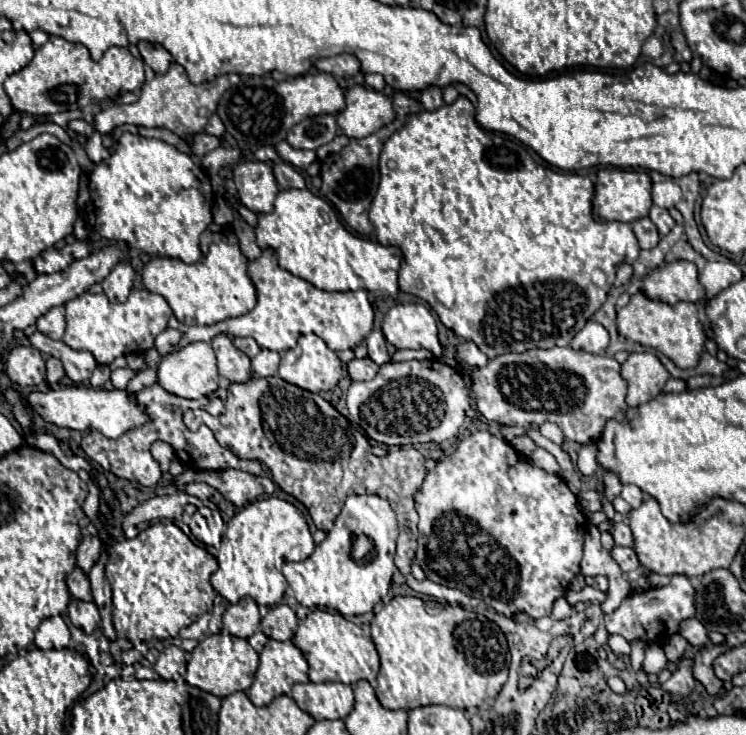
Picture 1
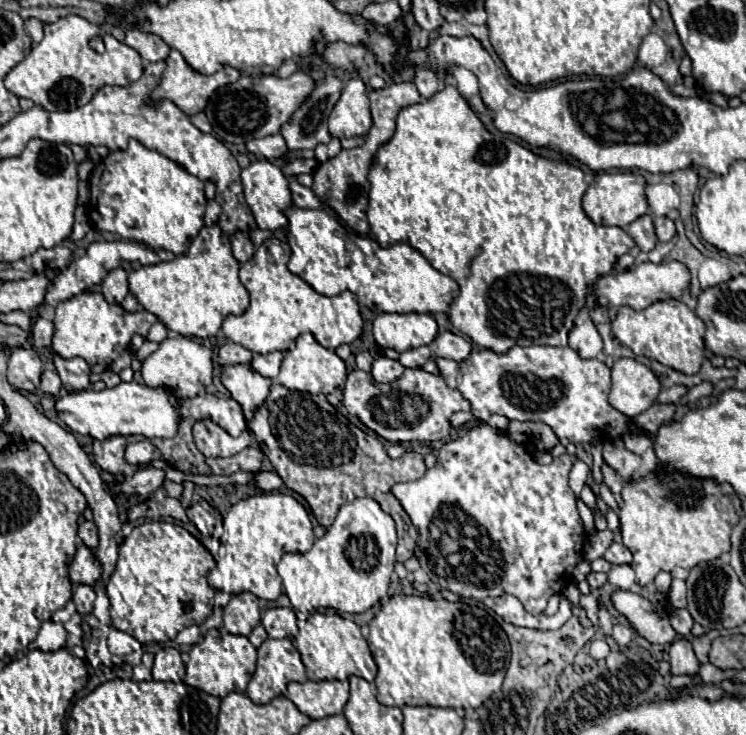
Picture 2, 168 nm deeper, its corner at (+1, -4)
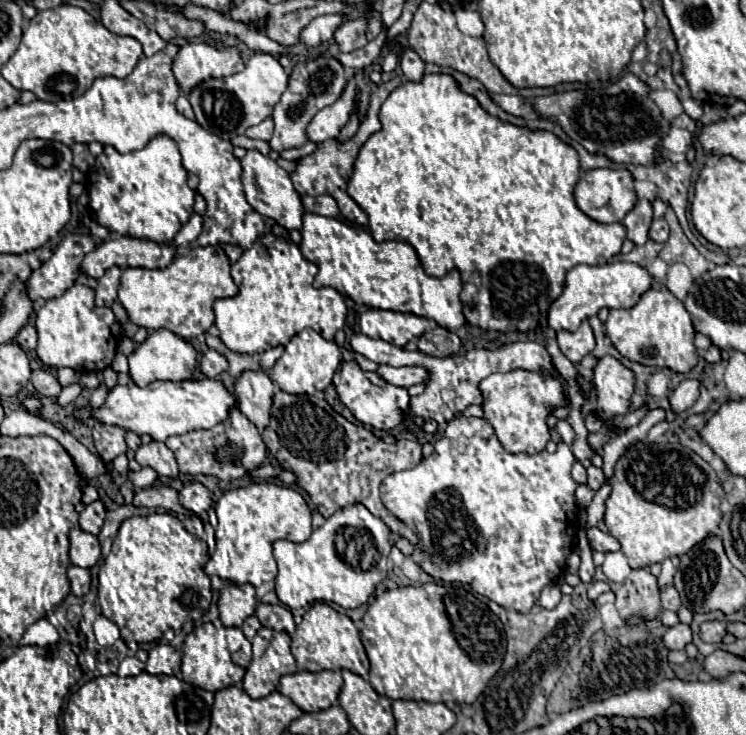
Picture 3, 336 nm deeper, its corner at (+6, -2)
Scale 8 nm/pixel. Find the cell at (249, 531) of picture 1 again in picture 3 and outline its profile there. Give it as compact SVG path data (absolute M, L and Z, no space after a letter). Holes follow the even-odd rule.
M251 483L241 489L227 491L215 505L217 511L217 549L211 554L204 567L205 573L233 581L251 583L259 587L265 581L277 577L277 567L273 565L271 545L279 539L293 543L303 543L311 535L311 511L301 497L291 487L275 483Z

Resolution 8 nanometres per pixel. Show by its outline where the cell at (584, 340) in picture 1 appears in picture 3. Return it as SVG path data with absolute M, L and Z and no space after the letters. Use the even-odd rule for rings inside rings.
M585 321L577 331L557 331L557 343L563 355L575 365L595 349L595 339L591 325Z

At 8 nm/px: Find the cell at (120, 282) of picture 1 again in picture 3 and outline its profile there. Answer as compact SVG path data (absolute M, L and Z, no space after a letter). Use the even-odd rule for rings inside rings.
M111 267L105 271L105 275L99 279L99 285L95 289L97 297L95 303L99 307L111 307L113 301L117 299L117 291L119 291L119 277L121 277L121 269L119 267Z

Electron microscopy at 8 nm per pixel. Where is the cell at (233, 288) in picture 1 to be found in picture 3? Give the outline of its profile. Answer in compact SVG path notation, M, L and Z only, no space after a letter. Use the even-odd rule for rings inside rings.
M221 245L191 247L183 257L175 257L165 269L125 269L121 275L119 301L129 319L149 331L169 329L183 339L199 337L213 325L213 301L235 297L237 285L229 275L229 259Z

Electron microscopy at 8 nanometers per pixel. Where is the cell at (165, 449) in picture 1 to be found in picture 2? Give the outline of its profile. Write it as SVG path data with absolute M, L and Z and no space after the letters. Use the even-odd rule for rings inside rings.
M140 441L140 443L130 443L126 447L126 461L136 465L136 463L148 463L148 461L154 461L154 459L160 459L160 451L148 441Z

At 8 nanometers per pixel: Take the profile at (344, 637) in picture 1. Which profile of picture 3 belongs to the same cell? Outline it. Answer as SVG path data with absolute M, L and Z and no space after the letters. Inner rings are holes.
M315 603L303 615L303 621L297 627L297 635L291 643L291 647L293 647L293 657L297 661L299 671L323 671L323 669L341 671L341 669L349 669L349 671L361 675L365 681L369 681L369 659L367 659L365 649L361 645L359 631L355 629L353 621L347 615L337 613L333 607L329 607L325 603Z

